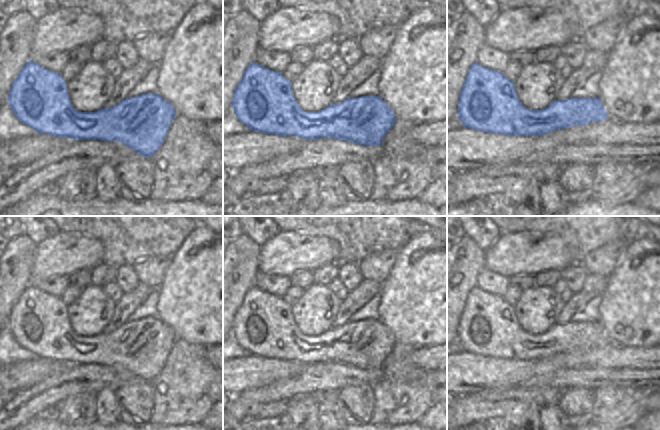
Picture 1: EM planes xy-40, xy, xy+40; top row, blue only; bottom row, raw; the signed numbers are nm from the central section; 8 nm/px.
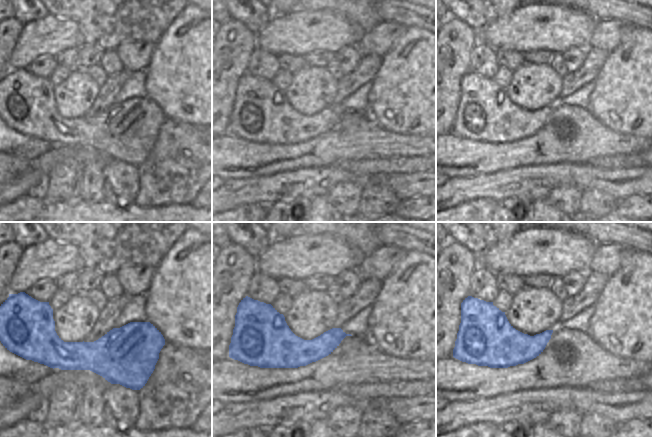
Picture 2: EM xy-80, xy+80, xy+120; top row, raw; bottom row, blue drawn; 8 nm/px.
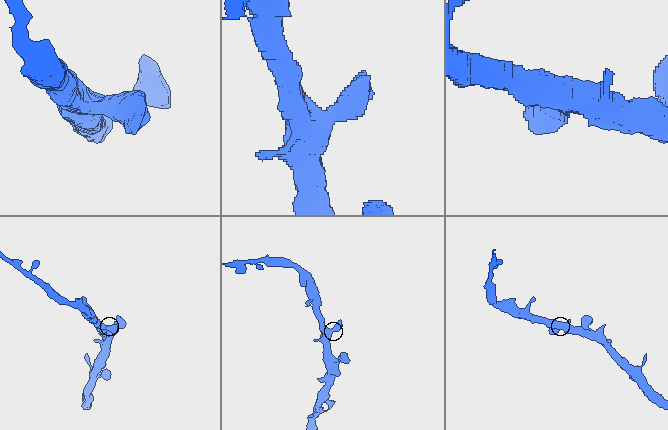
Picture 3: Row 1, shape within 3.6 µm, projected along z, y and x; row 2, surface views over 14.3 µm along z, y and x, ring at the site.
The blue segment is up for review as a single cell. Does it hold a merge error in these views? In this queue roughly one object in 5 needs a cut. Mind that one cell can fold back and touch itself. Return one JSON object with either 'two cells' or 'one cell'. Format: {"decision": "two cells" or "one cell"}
{"decision": "one cell"}

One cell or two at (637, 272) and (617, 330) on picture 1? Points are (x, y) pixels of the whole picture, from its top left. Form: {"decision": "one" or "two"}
{"decision": "one"}

